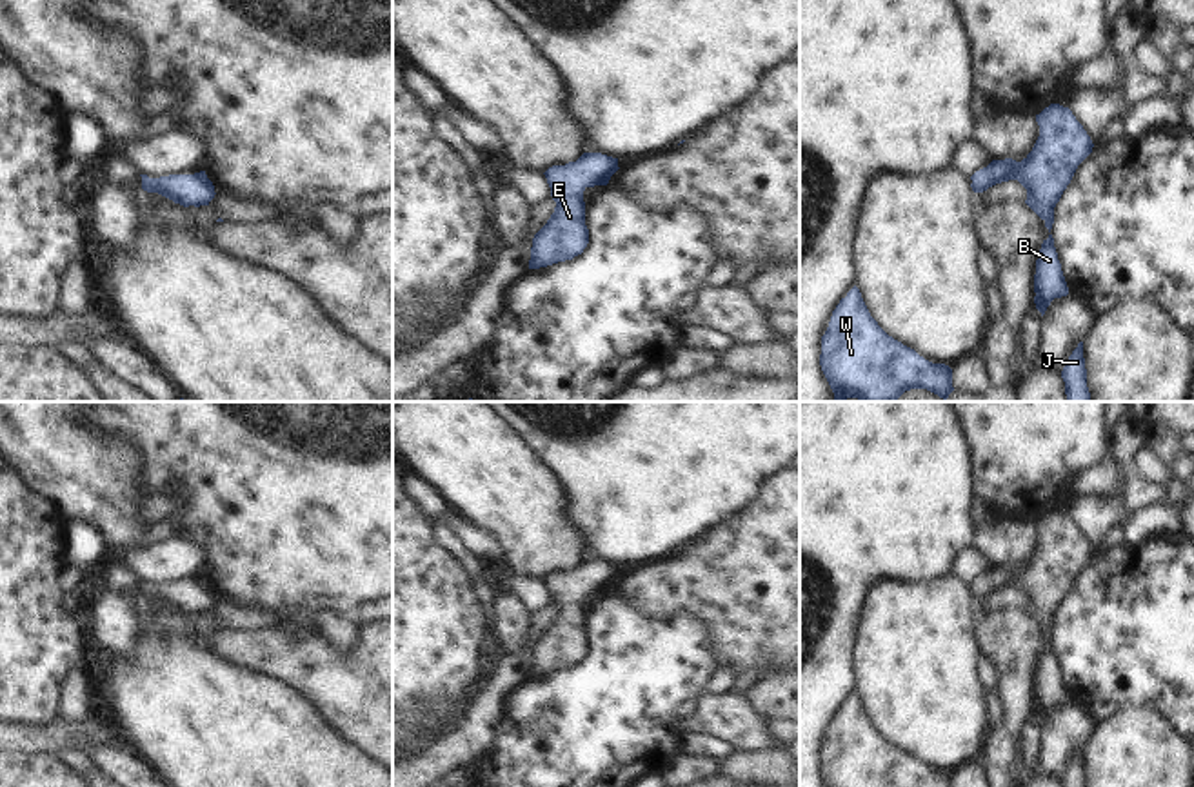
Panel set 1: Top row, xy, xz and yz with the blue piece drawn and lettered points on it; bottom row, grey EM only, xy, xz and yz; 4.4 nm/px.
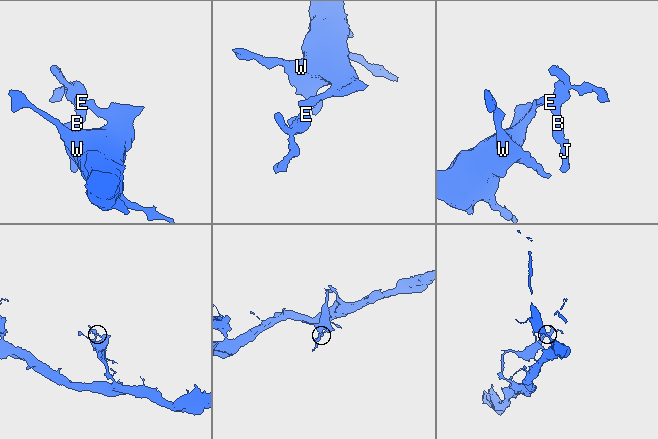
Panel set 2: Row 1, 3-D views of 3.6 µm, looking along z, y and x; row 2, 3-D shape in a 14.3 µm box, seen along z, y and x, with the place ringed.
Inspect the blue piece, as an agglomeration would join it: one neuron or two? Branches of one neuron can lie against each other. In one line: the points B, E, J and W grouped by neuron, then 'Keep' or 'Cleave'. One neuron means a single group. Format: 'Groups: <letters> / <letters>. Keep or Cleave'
Groups: B E J W. Keep.

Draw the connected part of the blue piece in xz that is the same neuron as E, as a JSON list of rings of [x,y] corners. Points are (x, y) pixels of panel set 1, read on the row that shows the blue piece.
[[[583,153],[576,162],[552,165],[543,173],[556,207],[532,238],[529,269],[572,260],[583,253],[589,244],[583,191],[607,185],[618,169],[618,158]]]

